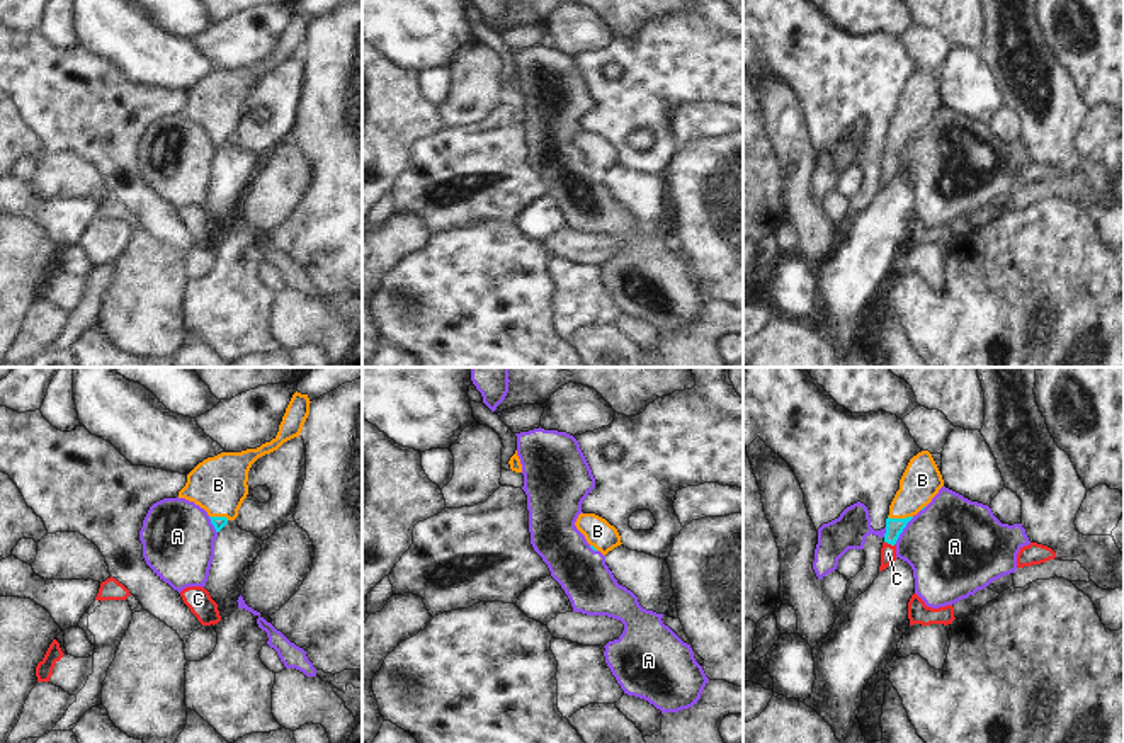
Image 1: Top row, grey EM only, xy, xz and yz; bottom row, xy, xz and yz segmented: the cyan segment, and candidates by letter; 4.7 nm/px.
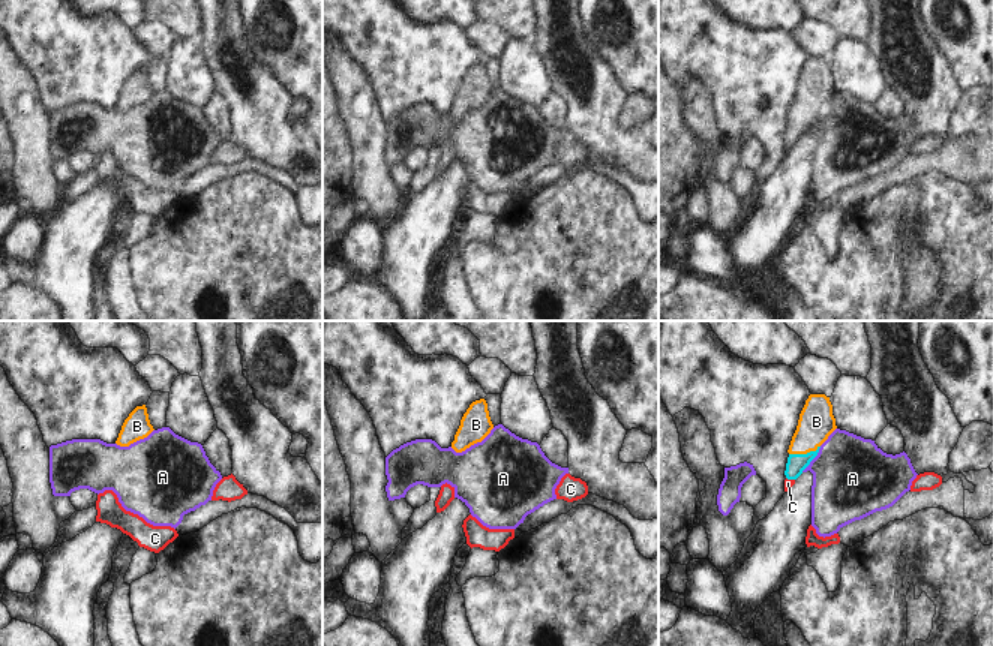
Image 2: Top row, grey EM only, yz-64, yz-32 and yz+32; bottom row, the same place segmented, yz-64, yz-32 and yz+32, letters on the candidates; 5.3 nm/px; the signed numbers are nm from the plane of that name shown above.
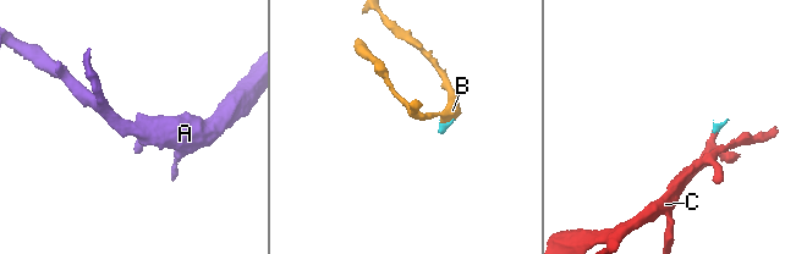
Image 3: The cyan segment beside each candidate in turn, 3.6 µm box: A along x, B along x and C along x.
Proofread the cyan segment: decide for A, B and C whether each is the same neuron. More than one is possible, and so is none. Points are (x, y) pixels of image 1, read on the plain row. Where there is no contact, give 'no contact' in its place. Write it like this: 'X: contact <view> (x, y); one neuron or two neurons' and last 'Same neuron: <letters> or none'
A: contact yz (902, 150); two neurons
B: contact yz (900, 138); one neuron
C: contact yz (890, 162); one neuron
Same neuron: B, C

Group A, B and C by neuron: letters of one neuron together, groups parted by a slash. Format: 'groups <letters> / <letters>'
groups A / B C

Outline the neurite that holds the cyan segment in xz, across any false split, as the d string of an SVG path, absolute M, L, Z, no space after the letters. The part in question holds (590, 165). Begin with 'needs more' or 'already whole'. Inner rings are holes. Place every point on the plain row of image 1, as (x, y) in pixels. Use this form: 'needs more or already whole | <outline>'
needs more | M580 133L575 145L585 155L590 167L604 175L622 163L617 148L595 133Z

